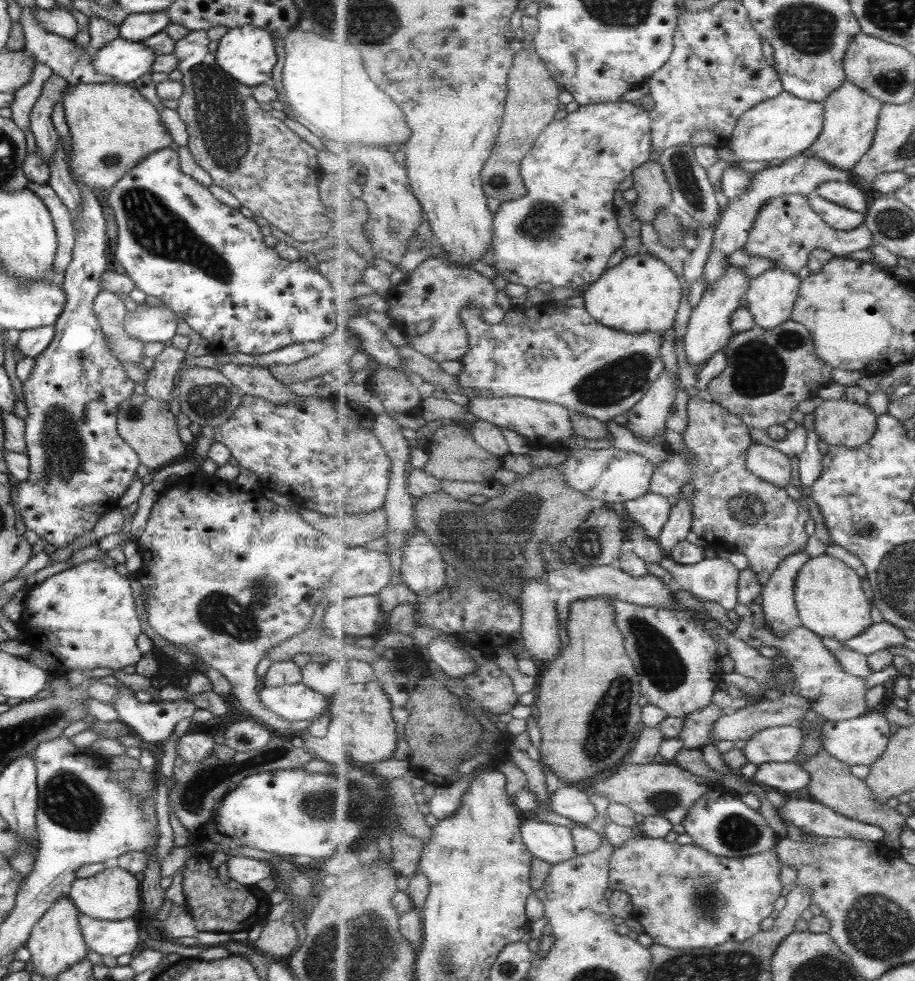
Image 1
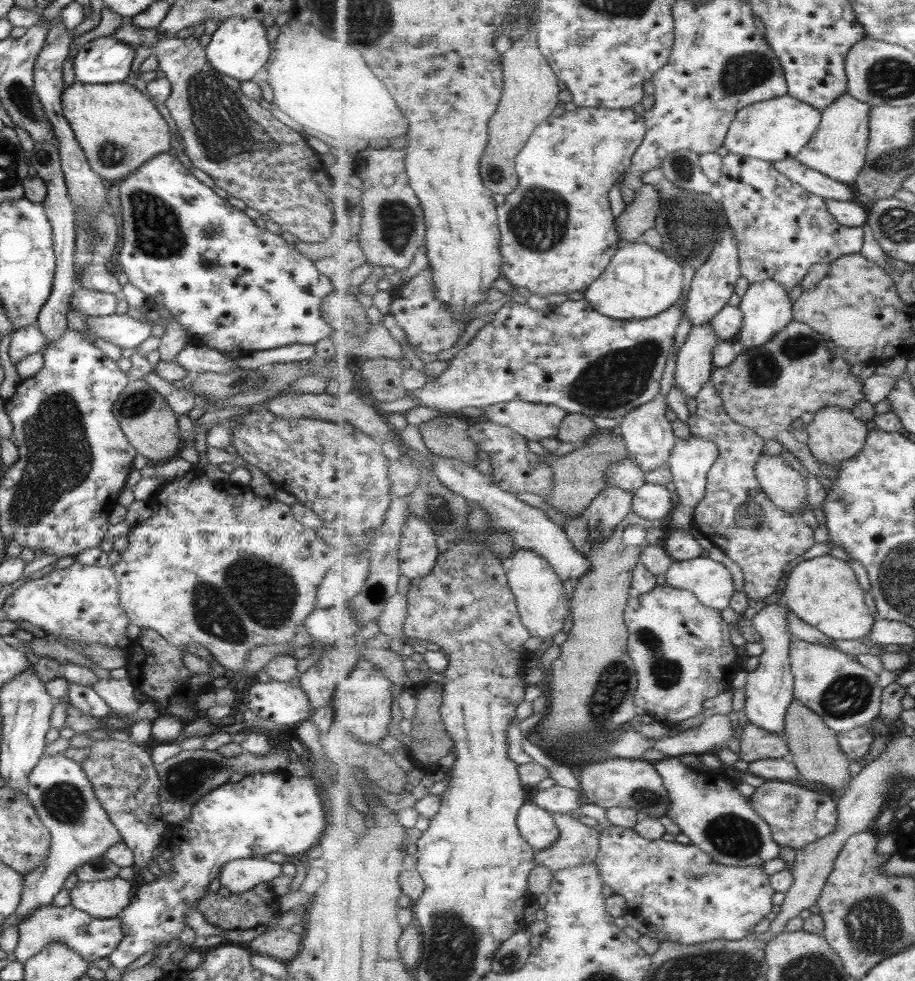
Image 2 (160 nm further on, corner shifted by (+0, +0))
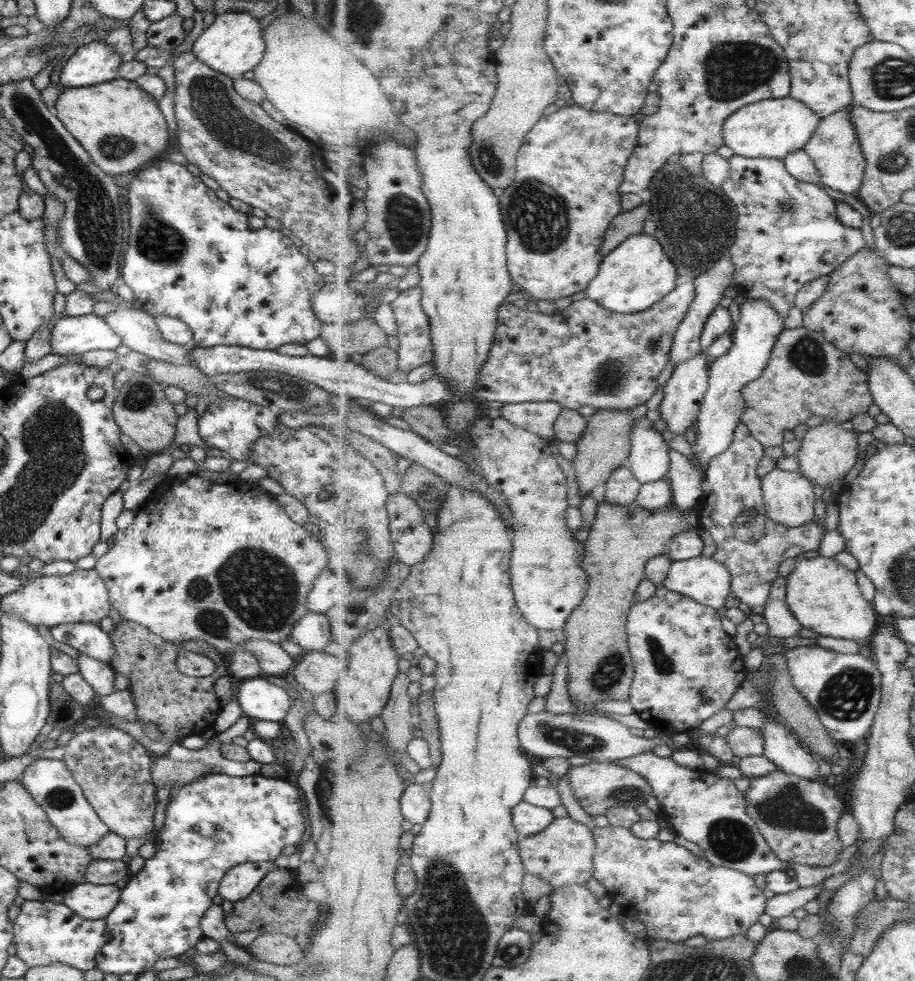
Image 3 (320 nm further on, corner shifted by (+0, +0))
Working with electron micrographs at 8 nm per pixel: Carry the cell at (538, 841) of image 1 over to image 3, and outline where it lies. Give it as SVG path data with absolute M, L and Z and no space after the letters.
M524 800L514 806L514 825L521 837L542 833L555 819L553 810Z

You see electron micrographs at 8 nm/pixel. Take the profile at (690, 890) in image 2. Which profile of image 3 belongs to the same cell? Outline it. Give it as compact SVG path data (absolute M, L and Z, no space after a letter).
M609 823L606 827L595 827L594 837L598 847L594 854L594 878L620 905L622 915L644 924L650 941L668 940L676 944L693 936L704 936L709 941L723 940L745 934L766 913L769 899L765 897L765 890L755 884L752 875L741 870L717 866L675 842L639 838L624 826Z

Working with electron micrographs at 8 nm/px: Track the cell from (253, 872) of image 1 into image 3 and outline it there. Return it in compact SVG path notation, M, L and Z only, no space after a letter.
M245 862L234 866L220 880L216 895L227 903L243 900L255 889L261 877L274 866L272 862Z

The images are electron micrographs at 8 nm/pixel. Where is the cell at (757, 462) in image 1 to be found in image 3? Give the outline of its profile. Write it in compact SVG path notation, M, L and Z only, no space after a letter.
M775 468L762 479L767 514L778 524L789 527L806 525L815 518L813 483L799 471Z

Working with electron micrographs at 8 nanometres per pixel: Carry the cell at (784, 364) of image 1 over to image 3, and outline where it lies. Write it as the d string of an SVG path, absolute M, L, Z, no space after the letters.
M802 327L785 329L778 338L771 353L769 364L762 377L749 382L742 391L746 410L742 423L750 427L751 434L765 447L781 446L785 432L793 430L799 424L805 424L811 416L821 416L846 424L855 416L869 413L874 404L874 395L870 391L866 371L857 368L843 349L829 342L819 331Z

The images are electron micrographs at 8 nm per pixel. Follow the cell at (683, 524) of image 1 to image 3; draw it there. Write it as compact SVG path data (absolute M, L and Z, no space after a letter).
M746 298L745 302L740 305L739 311L740 319L733 328L734 345L731 346L725 356L713 359L710 364L710 385L697 420L696 444L691 446L695 454L696 463L694 465L698 469L706 467L707 470L711 460L722 457L726 450L730 448L735 438L735 431L742 422L742 416L746 410L742 391L749 382L762 377L763 371L766 370L769 364L772 350L777 344L779 335L785 330L782 314L779 314L778 310L775 310L774 306L771 306L771 303L766 298Z

